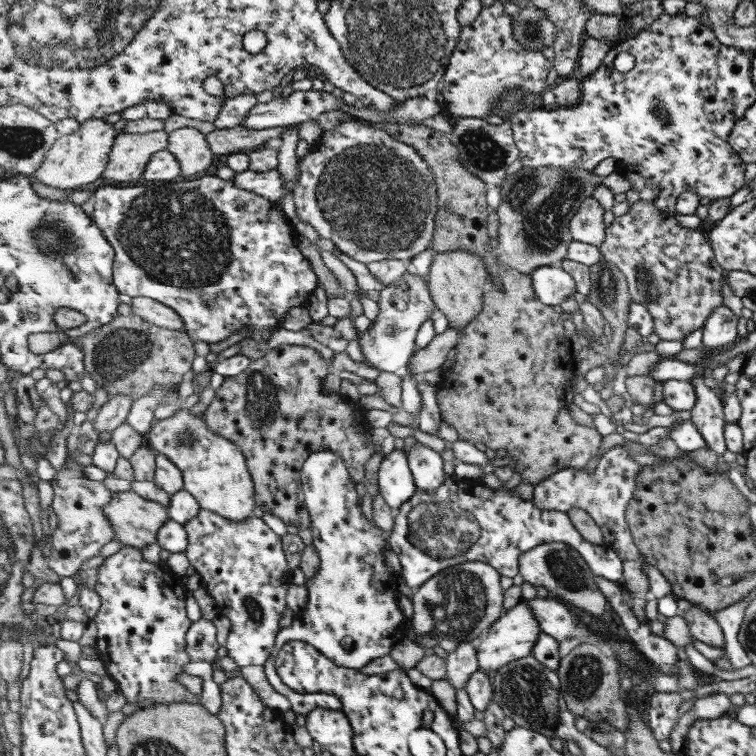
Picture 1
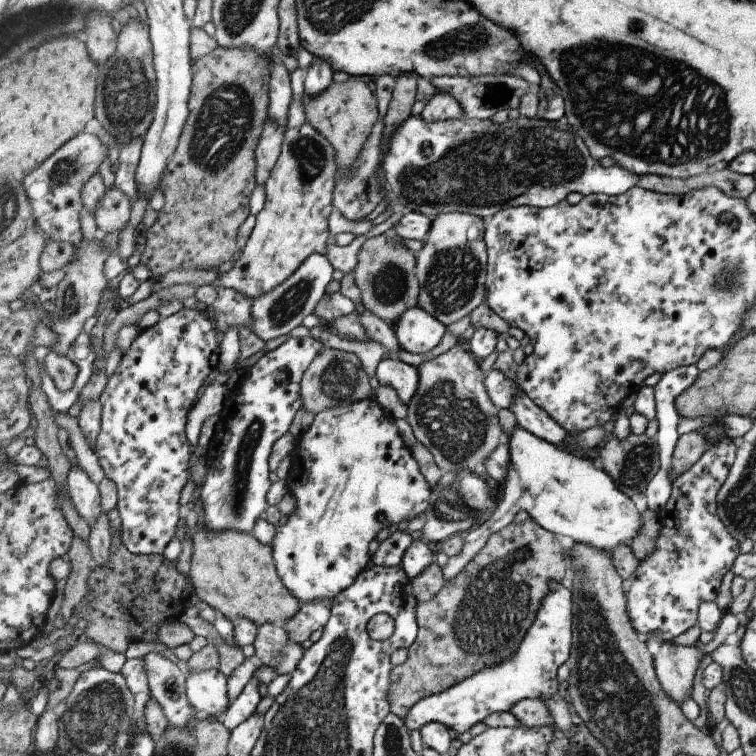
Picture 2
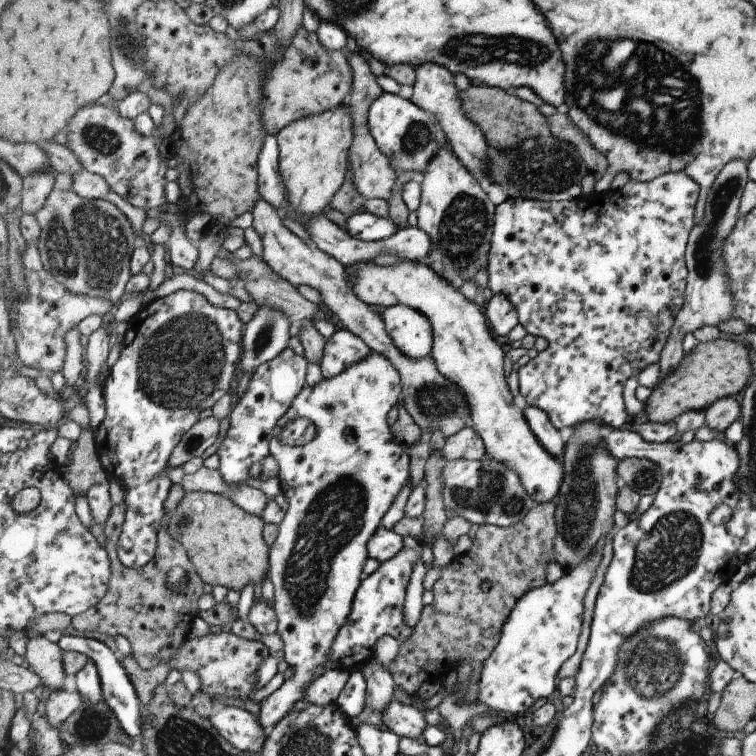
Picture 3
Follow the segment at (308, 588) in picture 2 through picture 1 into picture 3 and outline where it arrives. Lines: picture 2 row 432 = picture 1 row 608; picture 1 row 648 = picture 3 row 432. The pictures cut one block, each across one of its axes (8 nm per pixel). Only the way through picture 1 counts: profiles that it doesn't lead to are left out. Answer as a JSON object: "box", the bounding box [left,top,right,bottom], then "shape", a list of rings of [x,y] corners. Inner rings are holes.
{"box":[257,352,411,735],"shape":[[[374,352],[367,360],[351,366],[331,379],[324,378],[315,386],[306,386],[294,401],[291,409],[275,428],[271,441],[270,456],[279,462],[279,478],[284,496],[290,504],[275,545],[270,548],[269,579],[274,586],[275,609],[278,613],[278,634],[284,643],[284,657],[288,666],[294,668],[291,678],[259,704],[257,718],[267,735],[293,711],[295,704],[305,696],[305,688],[321,677],[325,666],[329,666],[327,654],[335,638],[350,619],[351,610],[359,588],[365,579],[367,560],[370,559],[370,542],[375,532],[382,527],[382,520],[394,507],[395,500],[407,488],[411,474],[409,446],[393,440],[387,420],[391,410],[402,396],[402,378],[391,360]],[[297,418],[311,420],[317,428],[315,440],[305,446],[283,444],[284,425]]]}

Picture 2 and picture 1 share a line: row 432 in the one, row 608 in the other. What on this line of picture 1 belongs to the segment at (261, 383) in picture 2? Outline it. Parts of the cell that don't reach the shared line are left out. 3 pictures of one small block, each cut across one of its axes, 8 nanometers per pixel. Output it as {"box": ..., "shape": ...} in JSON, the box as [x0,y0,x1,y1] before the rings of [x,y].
{"box":[184,508,293,668],"shape":[[[203,508],[184,525],[190,538],[185,553],[214,599],[217,614],[230,620],[228,656],[240,668],[265,665],[275,650],[281,630],[279,620],[287,608],[287,590],[293,582],[282,536],[275,534],[261,517],[234,521]]]}

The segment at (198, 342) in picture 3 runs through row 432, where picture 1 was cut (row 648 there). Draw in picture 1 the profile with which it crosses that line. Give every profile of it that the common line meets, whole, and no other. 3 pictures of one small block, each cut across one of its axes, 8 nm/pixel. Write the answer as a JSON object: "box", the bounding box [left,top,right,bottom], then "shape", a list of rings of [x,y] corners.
{"box":[91,546,200,711],"shape":[[[123,546],[114,555],[105,558],[105,561],[98,568],[96,577],[96,581],[91,582],[93,582],[95,590],[101,595],[102,605],[95,620],[93,620],[98,628],[98,637],[94,647],[99,656],[101,656],[100,661],[104,665],[104,669],[107,674],[118,683],[119,692],[127,698],[128,702],[137,704],[137,706],[139,706],[139,711],[144,708],[149,708],[149,706],[157,706],[157,704],[173,704],[173,702],[189,702],[189,704],[199,704],[200,698],[197,697],[197,695],[191,694],[191,692],[189,692],[183,684],[176,682],[177,675],[185,673],[185,664],[193,662],[191,654],[187,654],[187,633],[194,622],[188,615],[187,597],[189,592],[185,587],[185,578],[183,578],[183,576],[178,576],[170,570],[168,571],[167,569],[163,569],[163,567],[157,563],[148,562],[145,558],[143,558],[141,549],[136,546]]]}

